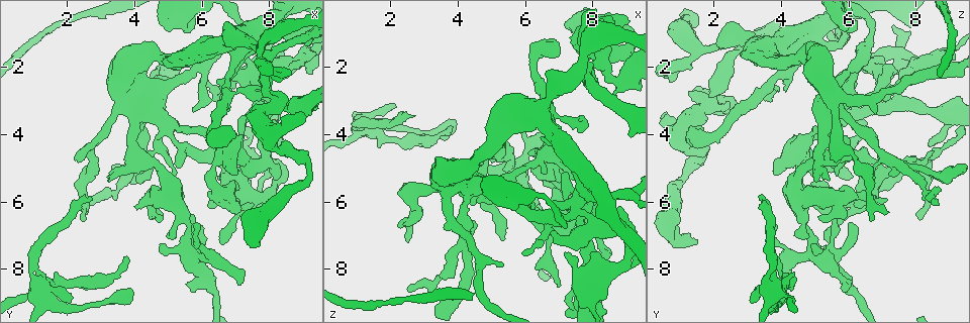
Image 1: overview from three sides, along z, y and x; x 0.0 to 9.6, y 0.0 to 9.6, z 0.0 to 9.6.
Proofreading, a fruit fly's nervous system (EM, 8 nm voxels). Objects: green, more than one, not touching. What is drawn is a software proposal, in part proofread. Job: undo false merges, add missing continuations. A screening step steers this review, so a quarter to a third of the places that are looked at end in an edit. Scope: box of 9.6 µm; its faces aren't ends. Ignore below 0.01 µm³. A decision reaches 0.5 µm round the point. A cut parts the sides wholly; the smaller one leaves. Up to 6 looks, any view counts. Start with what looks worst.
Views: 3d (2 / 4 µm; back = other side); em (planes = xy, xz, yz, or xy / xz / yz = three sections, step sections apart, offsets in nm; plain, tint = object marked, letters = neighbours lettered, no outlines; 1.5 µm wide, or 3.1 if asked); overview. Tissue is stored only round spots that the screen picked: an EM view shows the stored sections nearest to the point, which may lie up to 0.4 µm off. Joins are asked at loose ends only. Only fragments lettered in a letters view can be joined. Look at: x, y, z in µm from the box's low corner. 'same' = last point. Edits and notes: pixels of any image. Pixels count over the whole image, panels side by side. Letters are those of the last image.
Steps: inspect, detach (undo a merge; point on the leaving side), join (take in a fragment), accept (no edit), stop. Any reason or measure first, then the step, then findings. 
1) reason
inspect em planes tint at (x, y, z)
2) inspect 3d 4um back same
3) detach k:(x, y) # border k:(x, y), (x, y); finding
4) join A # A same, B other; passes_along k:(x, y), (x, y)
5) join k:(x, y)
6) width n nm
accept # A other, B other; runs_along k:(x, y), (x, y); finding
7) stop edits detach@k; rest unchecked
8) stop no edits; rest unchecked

thick turns thin
inspect 3d 2um at (8.75, 5.60, 0.75)

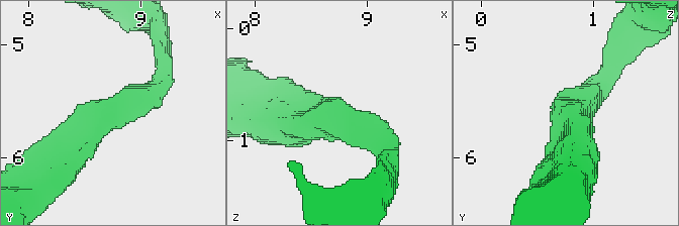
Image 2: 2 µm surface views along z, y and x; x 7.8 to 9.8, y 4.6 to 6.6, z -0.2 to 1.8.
arm_widths 180, 400 nm
inspect em planes tint at (8.76, 5.60, 0.80)

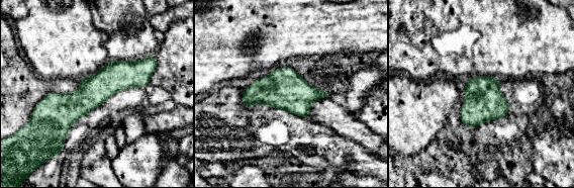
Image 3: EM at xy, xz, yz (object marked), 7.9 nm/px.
what lies round it
inspect em planes letters same

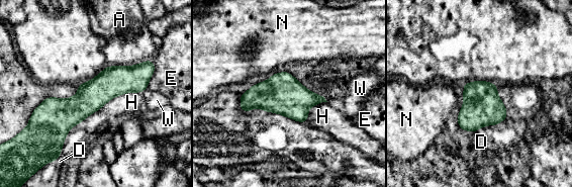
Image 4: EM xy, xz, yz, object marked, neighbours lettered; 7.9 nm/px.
width 240 nm
accept # A other, D other, E other, H other, N other, W other; runs_along 4:(149, 73), (38, 112); continuous, no second cell

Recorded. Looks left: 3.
a narrow waist
inspect em xz step 8 tint at (6.40, 1.30, 3.45)

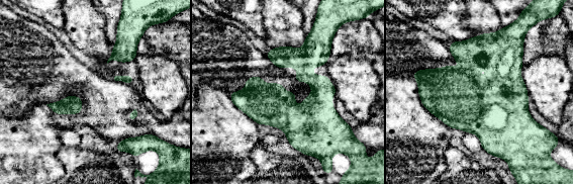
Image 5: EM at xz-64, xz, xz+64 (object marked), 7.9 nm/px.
another direction
inspect em planes letters same

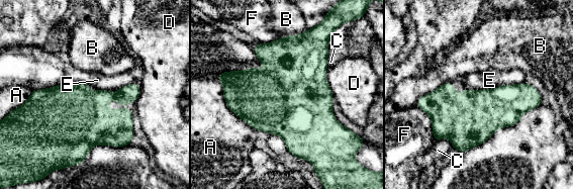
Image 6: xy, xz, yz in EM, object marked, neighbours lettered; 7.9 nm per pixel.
accept # A other, B other, C other, D other, E other, F other; border 6:(522, 82), (474, 90); one cell here

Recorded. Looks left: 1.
three-way junction
inspect em yz step 4 letters at (6.70, 5.15, 6.90)

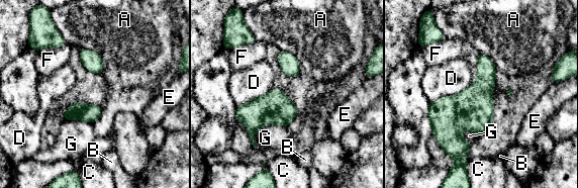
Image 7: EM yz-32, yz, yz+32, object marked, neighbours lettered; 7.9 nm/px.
width 170 nm
accept # A other, B other, C other, D other, E other, F other, G other; continuous, no second cell

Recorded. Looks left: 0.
stop no edits; rest unchecked

